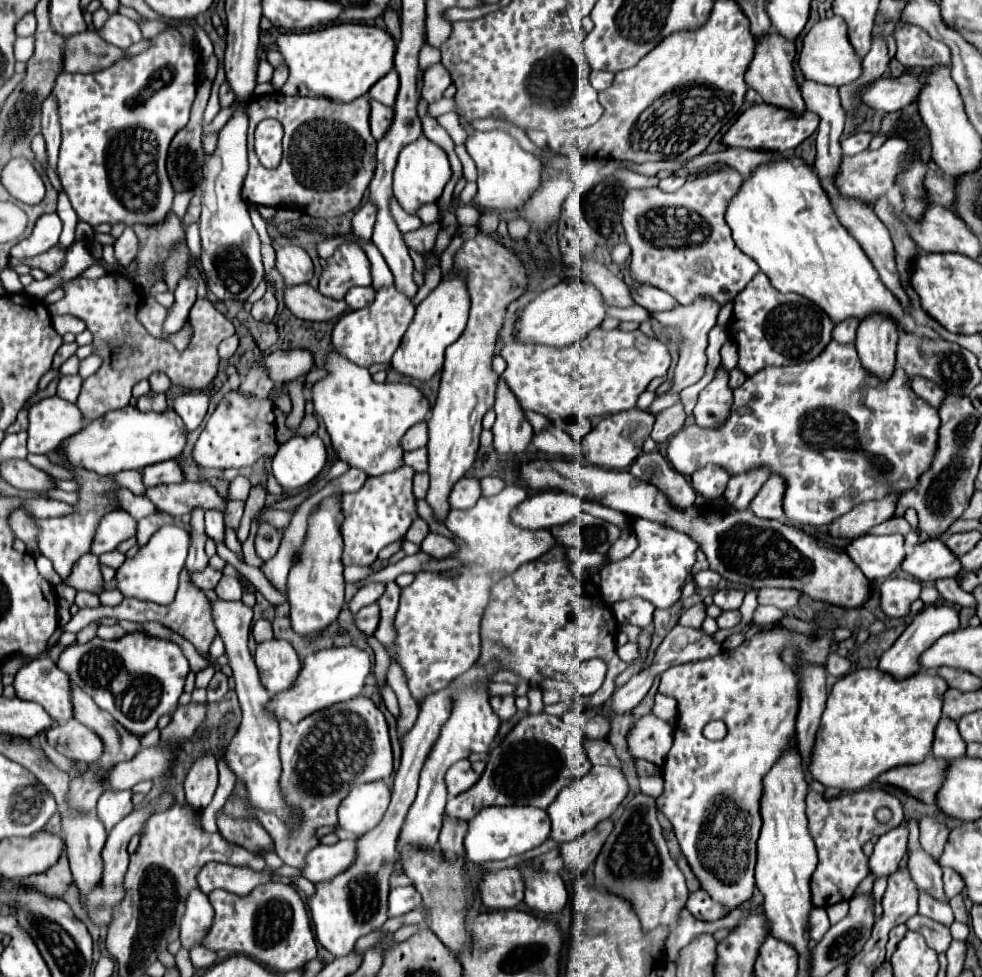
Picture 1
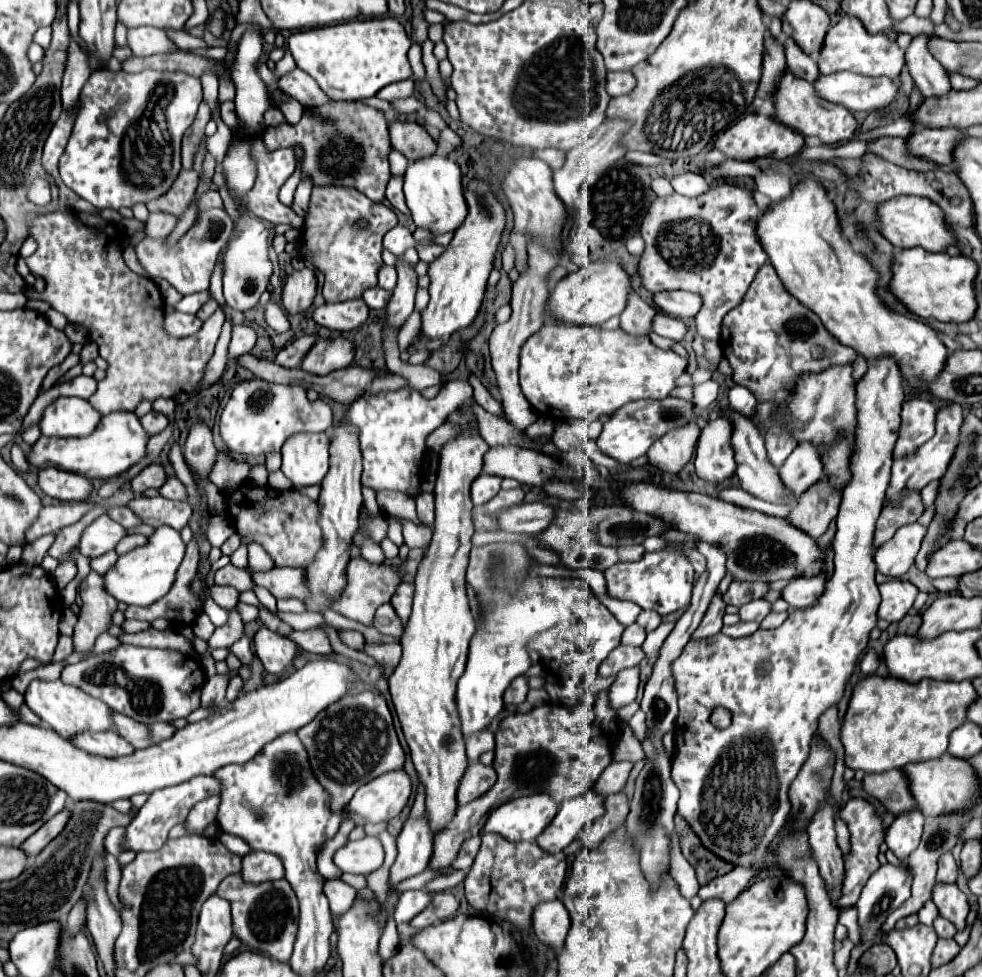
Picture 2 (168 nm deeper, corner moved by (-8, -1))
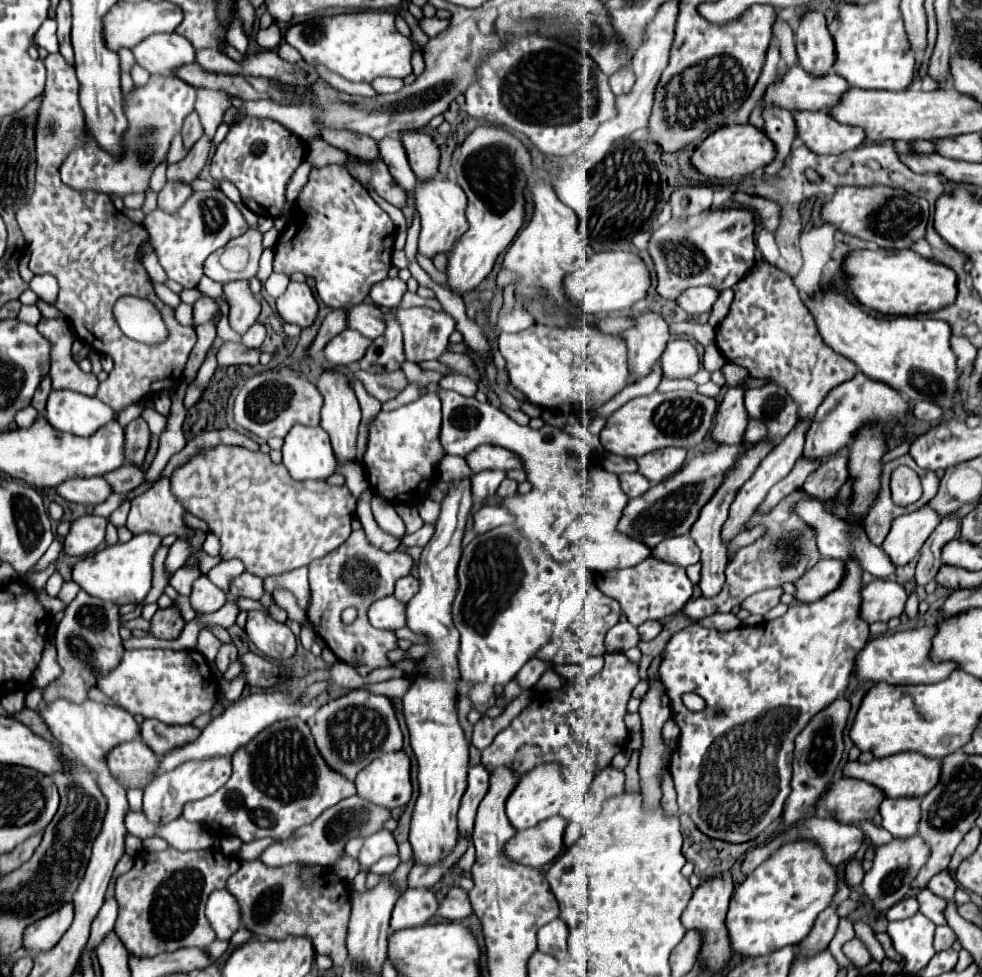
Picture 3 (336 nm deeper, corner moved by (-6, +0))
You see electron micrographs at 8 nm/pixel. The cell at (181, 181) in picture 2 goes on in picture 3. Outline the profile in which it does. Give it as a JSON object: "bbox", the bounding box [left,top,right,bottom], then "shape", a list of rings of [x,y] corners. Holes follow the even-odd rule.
{"bbox":[167,135,209,185],"shape":[[[203,135],[203,137],[193,145],[193,149],[189,151],[189,155],[187,155],[183,161],[173,163],[173,165],[171,165],[171,163],[167,165],[167,181],[191,185],[191,183],[199,177],[201,169],[205,167],[207,157],[209,157],[209,141],[207,141],[207,137]]]}

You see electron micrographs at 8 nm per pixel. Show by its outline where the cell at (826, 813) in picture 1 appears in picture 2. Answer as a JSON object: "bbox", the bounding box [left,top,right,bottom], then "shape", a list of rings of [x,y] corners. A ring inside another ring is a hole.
{"bbox":[839,798,885,908],"shape":[[[853,798],[841,808],[841,818],[847,822],[847,828],[851,832],[851,854],[845,858],[845,882],[843,882],[843,894],[839,898],[841,908],[851,908],[859,900],[859,892],[863,890],[863,884],[869,880],[869,876],[879,868],[879,844],[885,840],[885,828],[881,824],[881,818],[875,814],[873,806],[863,798]]]}

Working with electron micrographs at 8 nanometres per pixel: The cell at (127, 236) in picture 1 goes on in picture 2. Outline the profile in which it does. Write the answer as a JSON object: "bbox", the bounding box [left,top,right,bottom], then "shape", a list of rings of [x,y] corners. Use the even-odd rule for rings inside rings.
{"bbox":[147,212,177,238],"shape":[[[151,212],[147,220],[147,234],[149,238],[163,238],[167,236],[177,224],[177,216],[167,216],[167,212]]]}

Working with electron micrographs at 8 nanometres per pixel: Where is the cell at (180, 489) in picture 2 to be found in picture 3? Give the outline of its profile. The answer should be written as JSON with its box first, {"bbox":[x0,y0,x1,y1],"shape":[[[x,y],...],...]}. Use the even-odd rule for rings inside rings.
{"bbox":[171,447,355,577],"shape":[[[215,447],[193,457],[187,465],[171,475],[171,491],[177,493],[181,505],[195,517],[207,521],[211,533],[221,539],[221,559],[241,559],[245,569],[257,577],[269,577],[309,565],[351,535],[351,513],[355,499],[345,485],[329,487],[325,481],[295,481],[283,465],[275,465],[269,455],[251,453],[241,447]]]}

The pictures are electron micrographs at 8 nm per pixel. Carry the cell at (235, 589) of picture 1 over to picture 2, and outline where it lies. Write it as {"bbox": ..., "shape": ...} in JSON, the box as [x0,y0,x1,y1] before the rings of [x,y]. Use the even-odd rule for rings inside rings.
{"bbox":[209,584,239,610],"shape":[[[213,584],[213,586],[209,586],[209,596],[225,610],[235,608],[237,602],[239,602],[239,592],[235,588],[231,588],[231,586],[217,586],[217,584]]]}

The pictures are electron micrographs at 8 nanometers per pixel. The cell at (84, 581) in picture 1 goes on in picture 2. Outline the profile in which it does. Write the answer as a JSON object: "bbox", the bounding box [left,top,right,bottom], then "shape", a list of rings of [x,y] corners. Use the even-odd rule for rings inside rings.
{"bbox":[73,572,117,654],"shape":[[[91,572],[83,580],[79,596],[83,600],[83,606],[73,630],[73,650],[87,654],[93,648],[97,636],[107,632],[111,626],[111,616],[117,610],[117,600],[105,592],[101,576],[97,572]]]}

